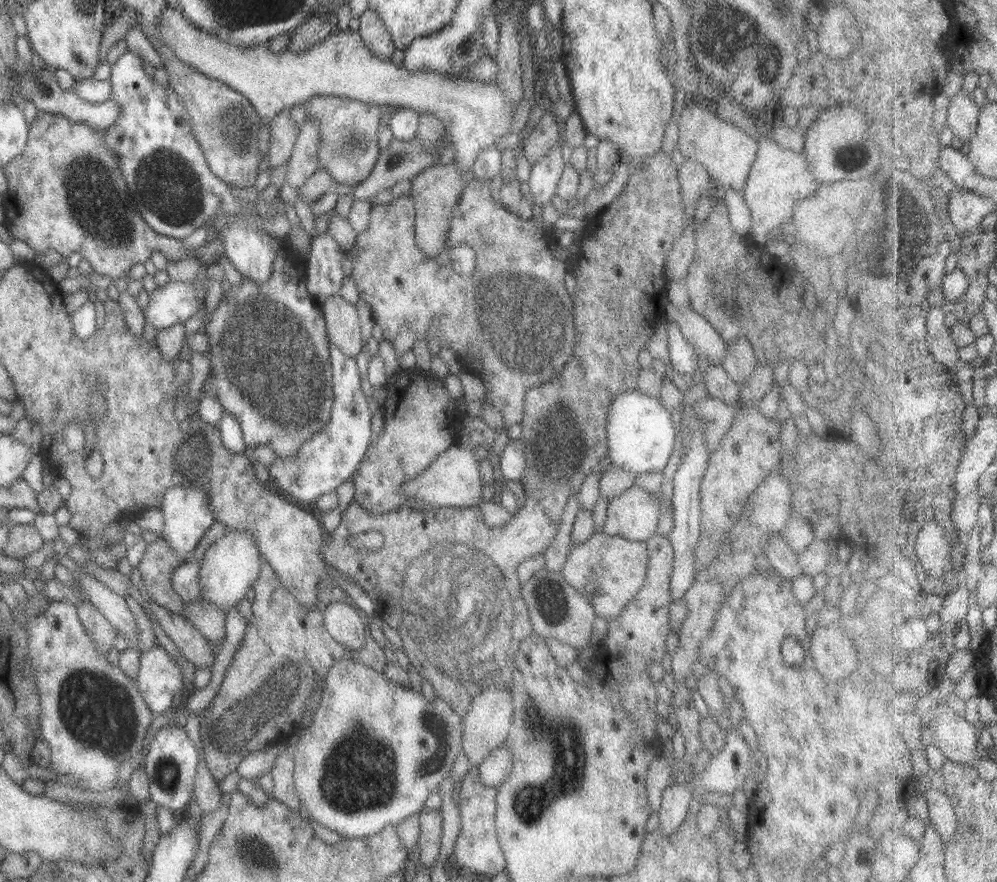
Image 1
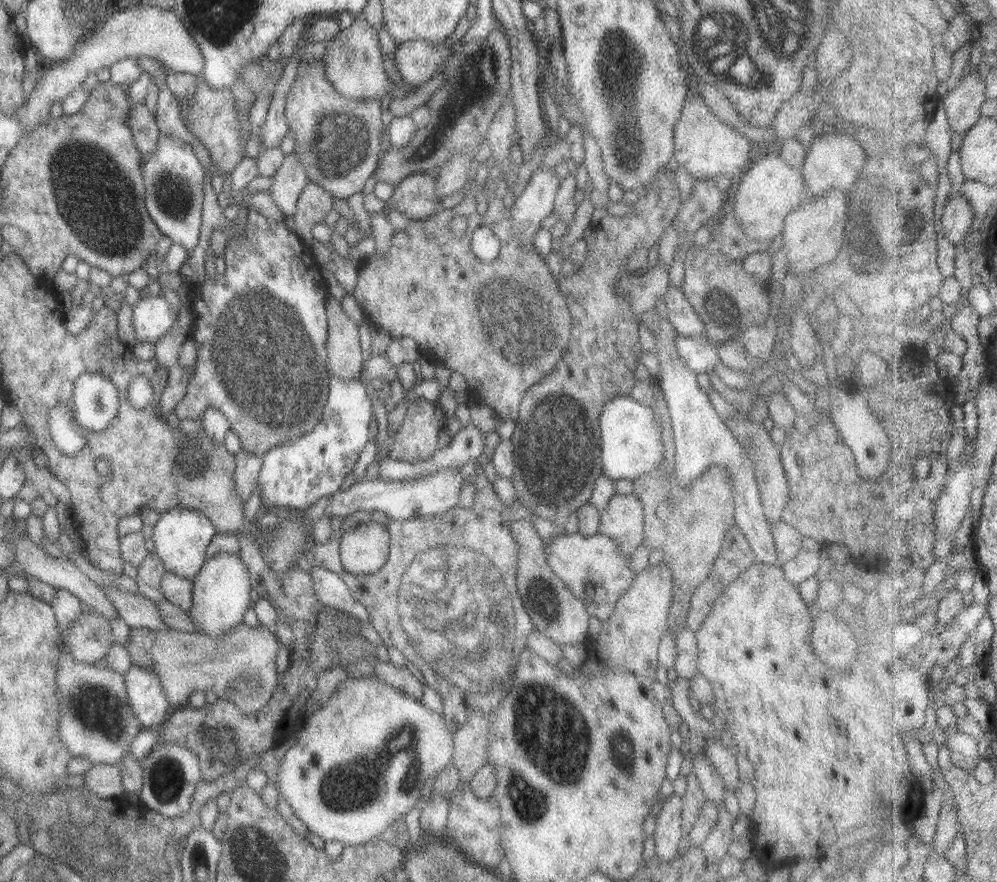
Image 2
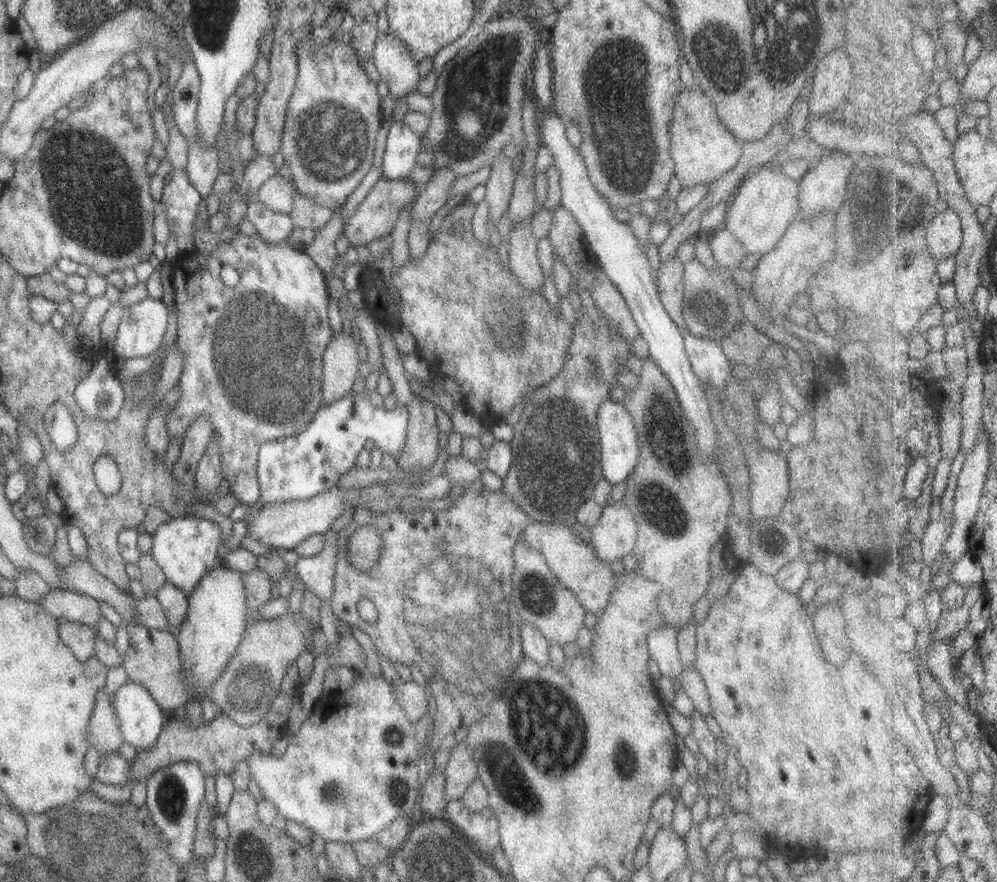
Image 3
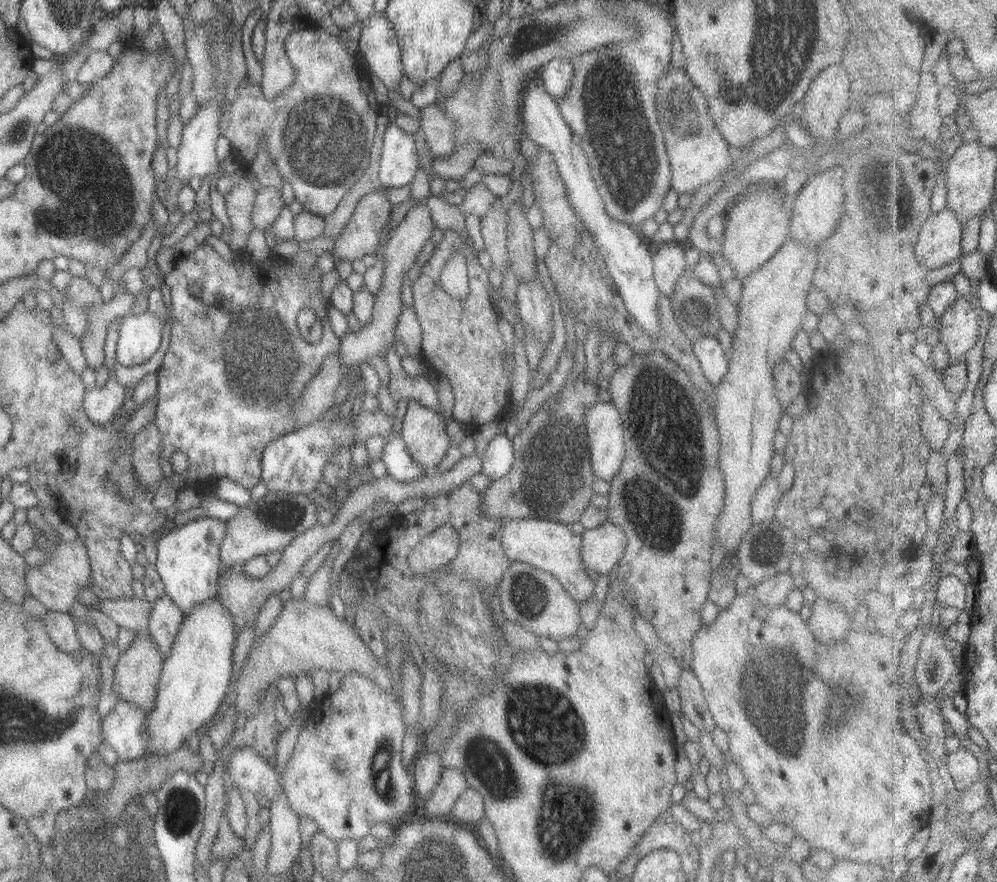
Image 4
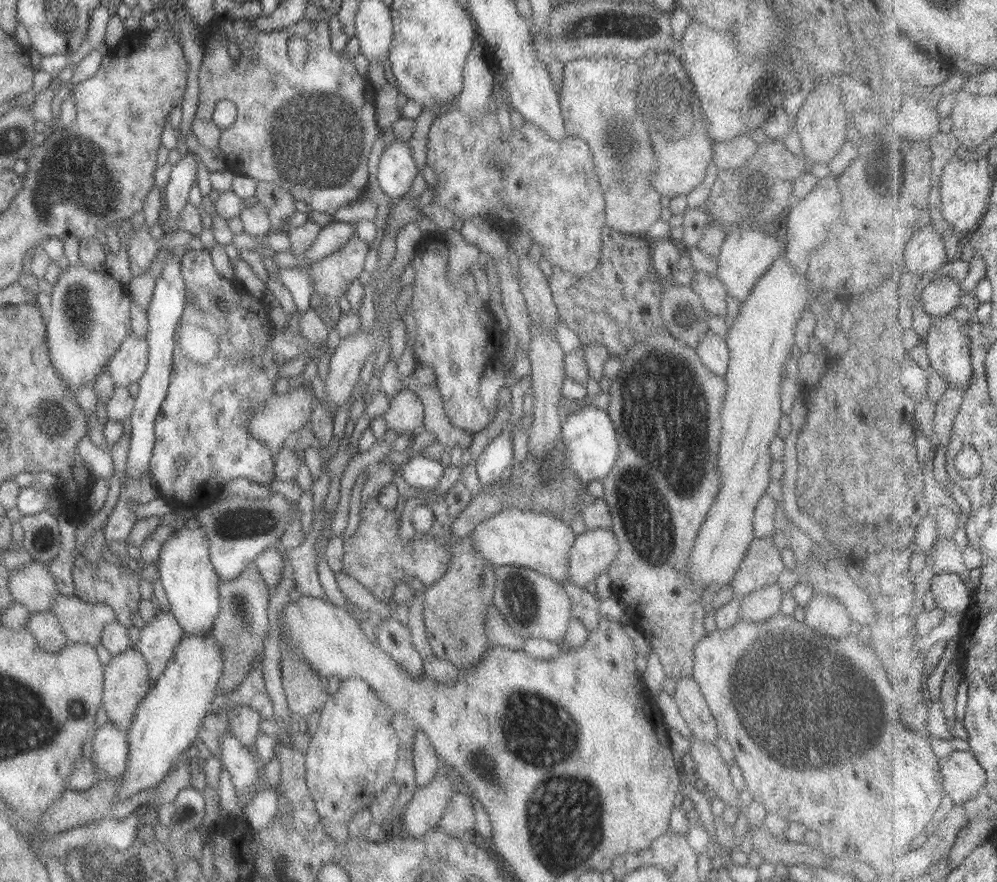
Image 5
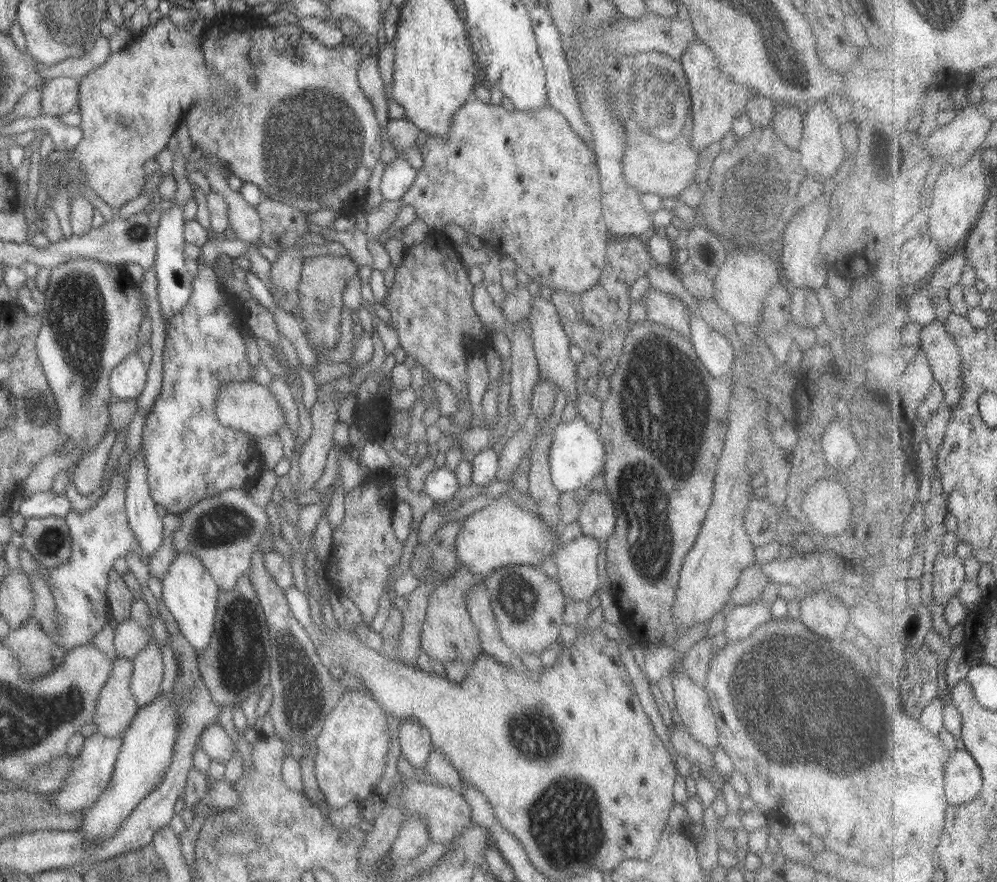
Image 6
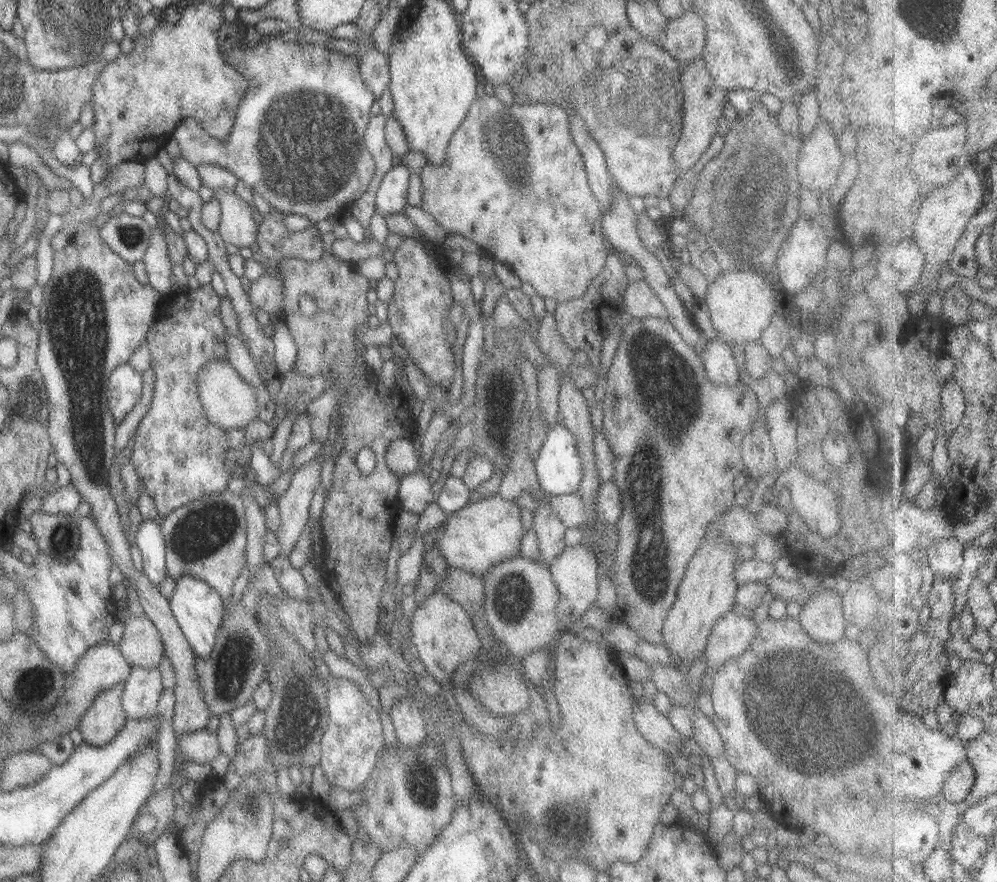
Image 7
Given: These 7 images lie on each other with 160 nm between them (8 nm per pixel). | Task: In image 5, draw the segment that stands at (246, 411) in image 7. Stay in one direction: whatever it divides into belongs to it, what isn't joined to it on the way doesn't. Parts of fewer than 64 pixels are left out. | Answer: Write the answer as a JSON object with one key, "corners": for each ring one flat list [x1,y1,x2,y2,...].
{"corners":[[302,383,295,391,291,393,277,394,273,393,268,399,262,402,262,407,255,409,247,419,247,430,250,435,255,437,259,442,262,442,269,449,269,454,275,458,288,433,295,432,301,425,308,424,310,416,311,398,314,398,313,391,309,394,305,392]]}

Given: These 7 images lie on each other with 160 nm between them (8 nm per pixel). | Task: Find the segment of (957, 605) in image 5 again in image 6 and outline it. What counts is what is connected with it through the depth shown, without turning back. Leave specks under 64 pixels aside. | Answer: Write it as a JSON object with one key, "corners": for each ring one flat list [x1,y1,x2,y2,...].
{"corners":[[942,550,934,556,939,564,939,570,935,570,935,574,931,576,931,587,935,588,935,592,931,590,935,596,935,602,943,607,943,616,947,610,947,601,951,600,958,594,960,586,965,584,966,576,963,568,963,561,954,553,944,555]]}

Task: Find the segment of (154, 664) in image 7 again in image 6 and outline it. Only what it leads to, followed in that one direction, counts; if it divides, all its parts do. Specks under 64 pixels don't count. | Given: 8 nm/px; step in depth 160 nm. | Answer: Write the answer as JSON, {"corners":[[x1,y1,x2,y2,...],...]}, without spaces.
{"corners":[[148,615,149,625,146,627,131,618,115,624,113,648,117,657,133,660,144,649,152,640,150,621,153,617]]}

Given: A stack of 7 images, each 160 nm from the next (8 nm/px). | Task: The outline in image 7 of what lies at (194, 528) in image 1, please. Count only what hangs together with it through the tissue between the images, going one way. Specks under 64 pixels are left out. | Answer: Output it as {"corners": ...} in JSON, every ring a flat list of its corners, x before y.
{"corners":[[189,574,180,576,175,582,173,592,168,598,171,614,196,658,207,661,214,654,216,632,224,619,223,600,210,586]]}

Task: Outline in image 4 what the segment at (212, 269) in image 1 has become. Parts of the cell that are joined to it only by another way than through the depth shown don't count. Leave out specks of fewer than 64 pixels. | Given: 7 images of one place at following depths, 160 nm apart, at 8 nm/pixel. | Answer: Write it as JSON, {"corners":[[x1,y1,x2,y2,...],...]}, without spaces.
{"corners":[[148,309,139,315,125,315,118,328,114,360,119,366,145,363,160,345,162,323]]}

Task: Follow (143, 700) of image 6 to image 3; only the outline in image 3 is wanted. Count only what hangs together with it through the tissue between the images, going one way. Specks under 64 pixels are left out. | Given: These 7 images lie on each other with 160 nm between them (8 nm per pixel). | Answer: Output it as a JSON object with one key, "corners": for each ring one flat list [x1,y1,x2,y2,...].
{"corners":[[165,581,163,586,155,591,154,597,158,600,165,622,168,624,166,631,175,635,180,630,181,621,186,613,187,596]]}

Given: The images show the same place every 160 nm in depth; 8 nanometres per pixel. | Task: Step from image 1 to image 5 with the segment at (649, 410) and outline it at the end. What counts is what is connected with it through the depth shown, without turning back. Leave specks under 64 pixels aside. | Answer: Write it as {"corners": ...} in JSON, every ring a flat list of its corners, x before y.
{"corners":[[592,402,583,403,575,413,562,418,559,439,564,448,563,464,583,486,588,482,601,480,611,470,617,458,617,439,610,416,606,410,599,409]]}

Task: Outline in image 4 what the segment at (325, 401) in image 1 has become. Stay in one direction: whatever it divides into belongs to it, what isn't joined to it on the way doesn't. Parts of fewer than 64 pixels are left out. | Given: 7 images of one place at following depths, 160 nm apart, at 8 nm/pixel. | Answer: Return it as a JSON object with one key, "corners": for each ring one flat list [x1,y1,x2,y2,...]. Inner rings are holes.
{"corners":[[203,243,189,255,178,257,171,272,165,276,164,284,171,294,171,325,169,326,169,344,167,344,167,352,165,352,165,356,163,356,163,360,161,360,161,366,159,366,156,374,157,393,154,395,156,405,154,406,151,421,152,424,157,427,157,432,160,436,160,471,167,482,172,484,177,491,184,486,195,487,197,482,201,482,201,484,207,484,207,482,209,482,209,484,211,484,211,482,215,482,215,478,225,478,243,486,243,488,249,492,249,490,261,480,260,458,265,445,270,440,286,434,287,432,291,432,290,424,292,423,292,408,294,407,294,402,298,399,299,393,303,390,303,387,306,386,306,382,319,371,323,359,325,359,327,355,338,352,339,339,335,338,335,335,331,332,326,319,326,306,328,302,321,296,321,273,317,273,313,268,307,270,299,269,299,265,293,265,293,263,288,260,281,260,281,258,277,258,271,254,265,259,255,260,254,258,250,258,250,261,251,262,247,262,247,258,243,258,243,264,241,264,239,258,236,258,235,261,231,259,231,261,223,262,222,258,218,256,215,250],[302,308,312,310,319,320,318,328,320,329,320,334,317,341,308,342,301,335,297,334,294,318,295,314],[187,336,195,336,197,340,205,338,205,340,201,340,201,342,203,342,207,348,205,348,205,350,195,350,195,348,189,344],[199,352,201,352,201,356,211,356,209,362,213,360,213,378,211,378,211,380,181,380,181,374,189,374,189,376,195,374,195,370,183,366,181,356,199,356],[175,451,183,452,189,459,187,470,184,470,179,475,173,474,173,472,171,472,171,466,169,466,169,456]]}

